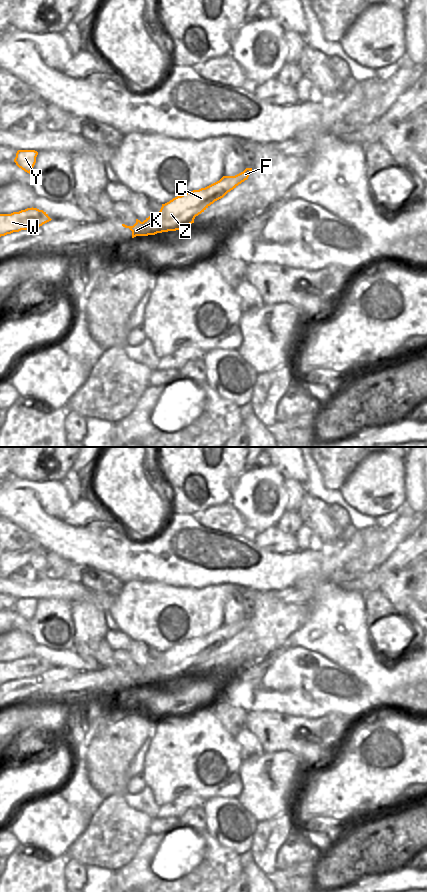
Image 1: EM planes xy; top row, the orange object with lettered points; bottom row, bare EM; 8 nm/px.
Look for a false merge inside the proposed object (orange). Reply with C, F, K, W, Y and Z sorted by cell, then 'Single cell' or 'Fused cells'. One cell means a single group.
Groups: C K W Y Z / F. Fused cells

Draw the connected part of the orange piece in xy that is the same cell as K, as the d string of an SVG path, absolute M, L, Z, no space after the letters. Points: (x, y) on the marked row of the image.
M220 179L205 188L187 192L162 204L159 212L143 222L136 219L133 226L122 226L132 231L132 238L180 230L194 223L195 217L214 203L211 198L223 192L225 185L226 181Z

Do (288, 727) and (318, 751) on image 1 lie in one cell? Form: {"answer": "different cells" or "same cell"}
{"answer": "same cell"}

